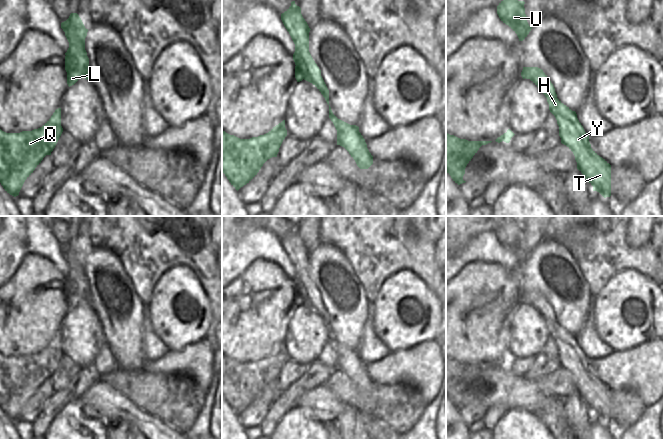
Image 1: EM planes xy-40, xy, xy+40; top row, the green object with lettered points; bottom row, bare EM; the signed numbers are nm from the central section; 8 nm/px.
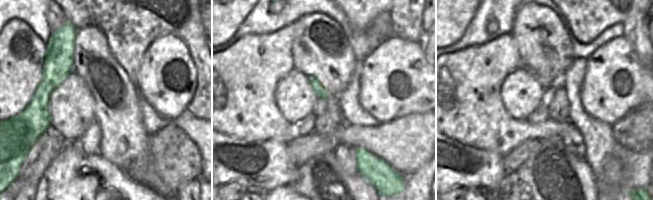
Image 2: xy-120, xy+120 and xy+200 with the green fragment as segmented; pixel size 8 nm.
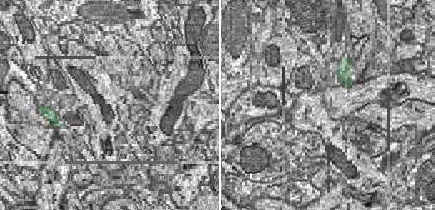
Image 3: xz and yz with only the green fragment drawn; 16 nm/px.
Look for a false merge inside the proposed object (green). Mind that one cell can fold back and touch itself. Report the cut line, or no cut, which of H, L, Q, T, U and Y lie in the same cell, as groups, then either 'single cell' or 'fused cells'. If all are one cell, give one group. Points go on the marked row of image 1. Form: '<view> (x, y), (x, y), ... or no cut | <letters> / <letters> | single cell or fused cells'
xy-40 (66, 55), (70, 64), (80, 68), (81, 76) | H T U Y / L Q | fused cells

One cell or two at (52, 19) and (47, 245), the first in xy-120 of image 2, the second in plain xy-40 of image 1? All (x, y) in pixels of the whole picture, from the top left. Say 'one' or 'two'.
two

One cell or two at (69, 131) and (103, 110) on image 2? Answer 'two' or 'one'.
two

